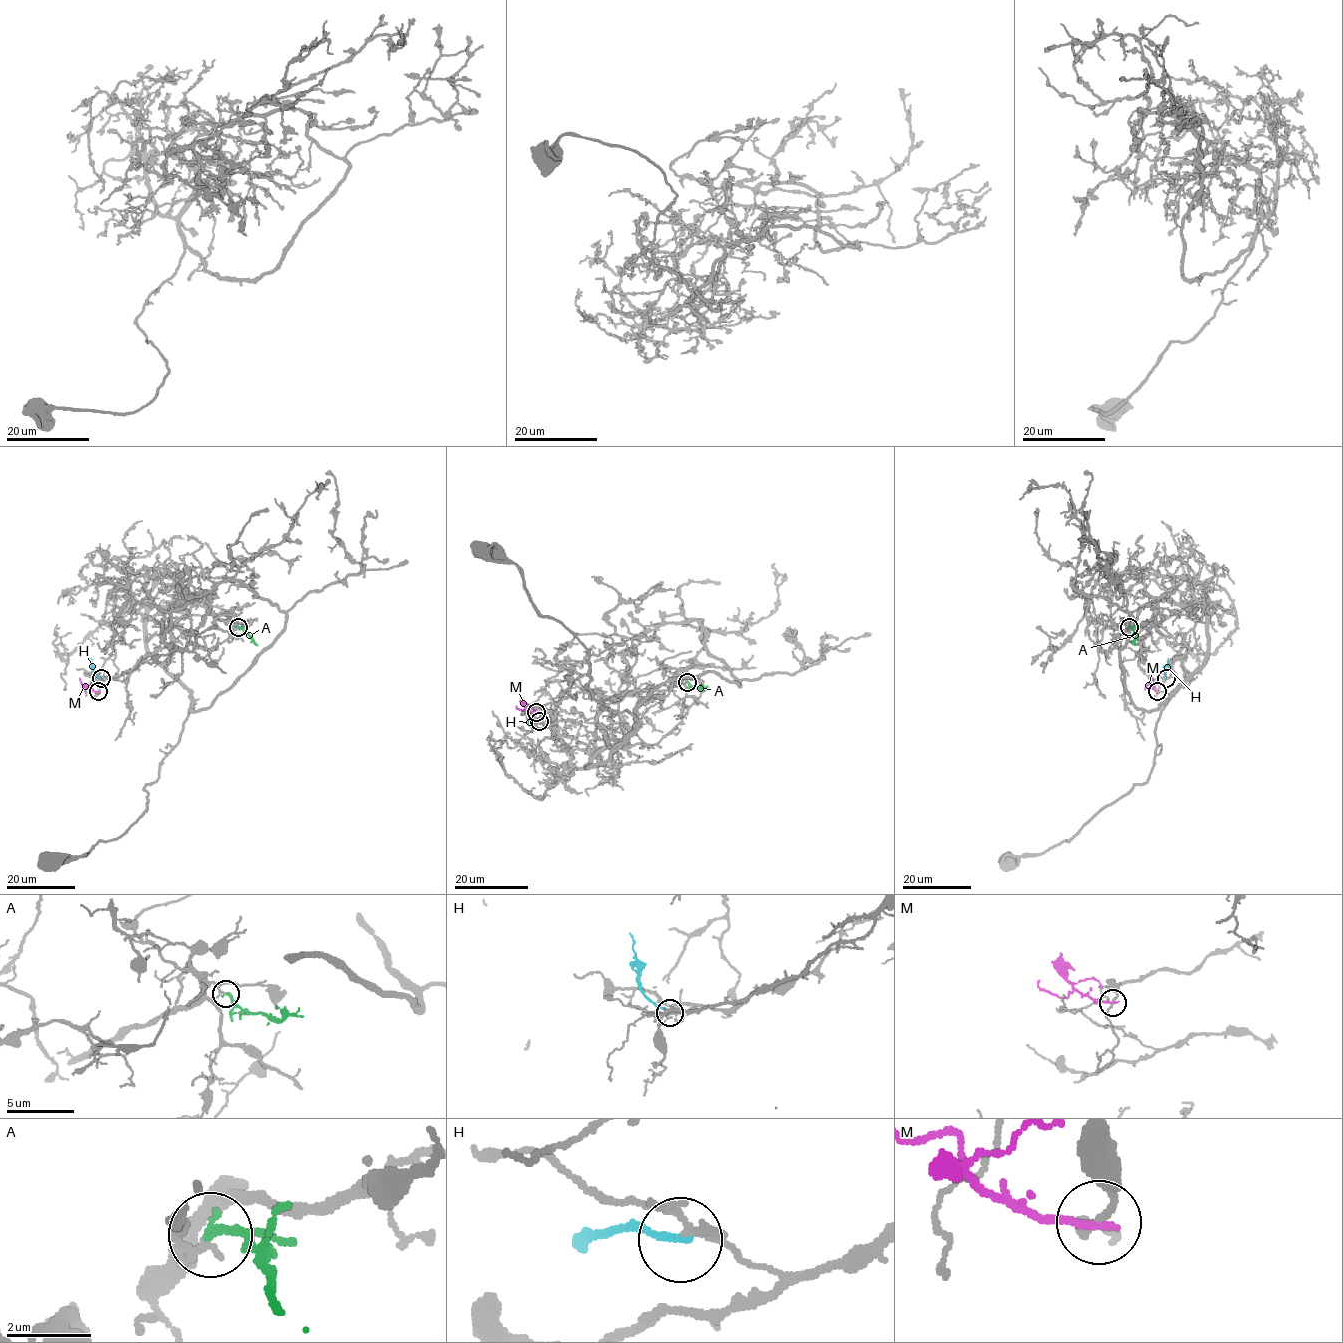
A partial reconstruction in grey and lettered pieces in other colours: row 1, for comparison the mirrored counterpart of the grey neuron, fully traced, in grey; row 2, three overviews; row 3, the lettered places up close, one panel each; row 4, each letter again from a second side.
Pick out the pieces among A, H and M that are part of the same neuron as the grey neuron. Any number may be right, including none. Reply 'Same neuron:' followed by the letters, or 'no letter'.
Same neuron: A

